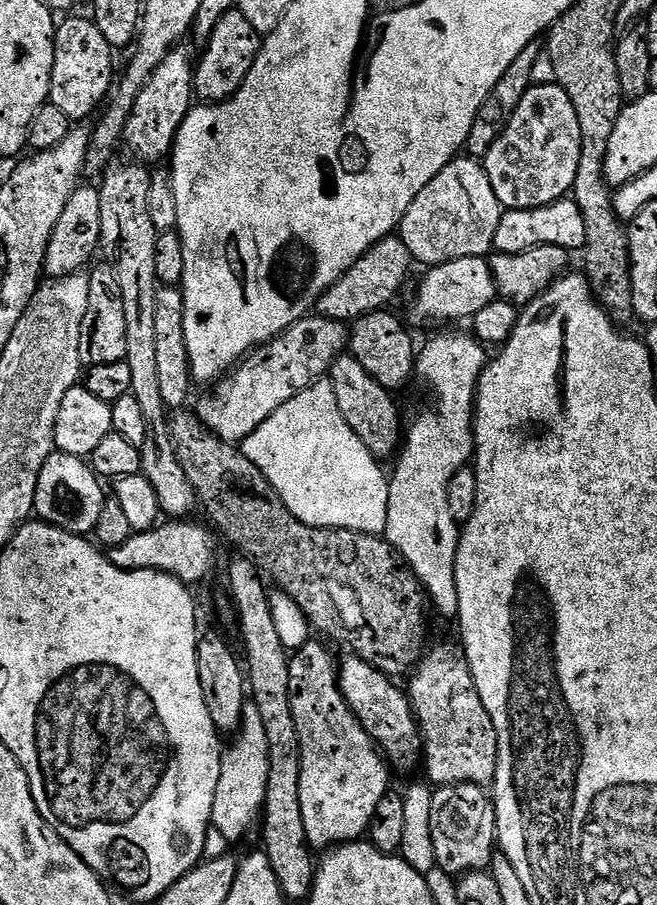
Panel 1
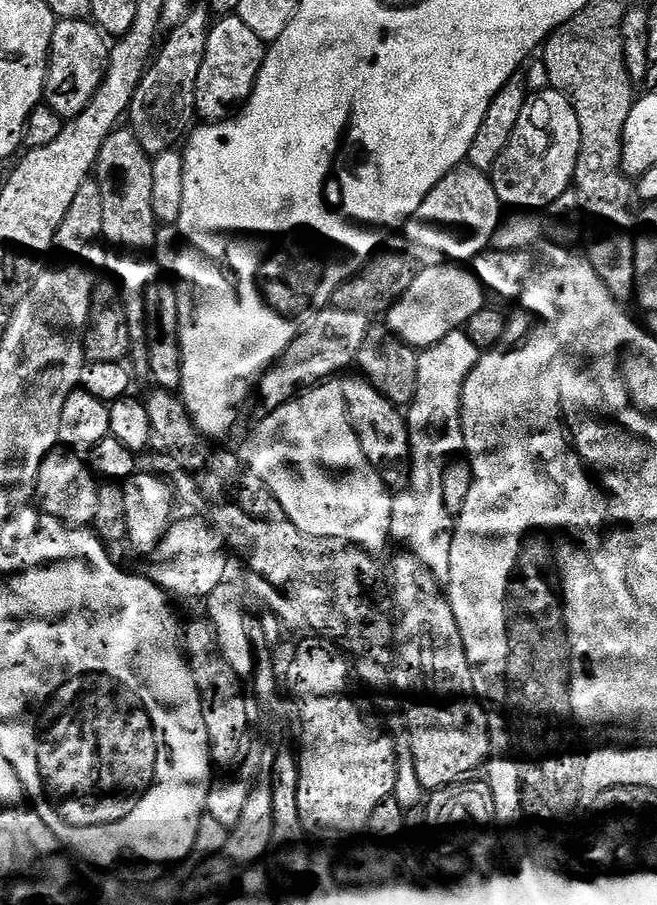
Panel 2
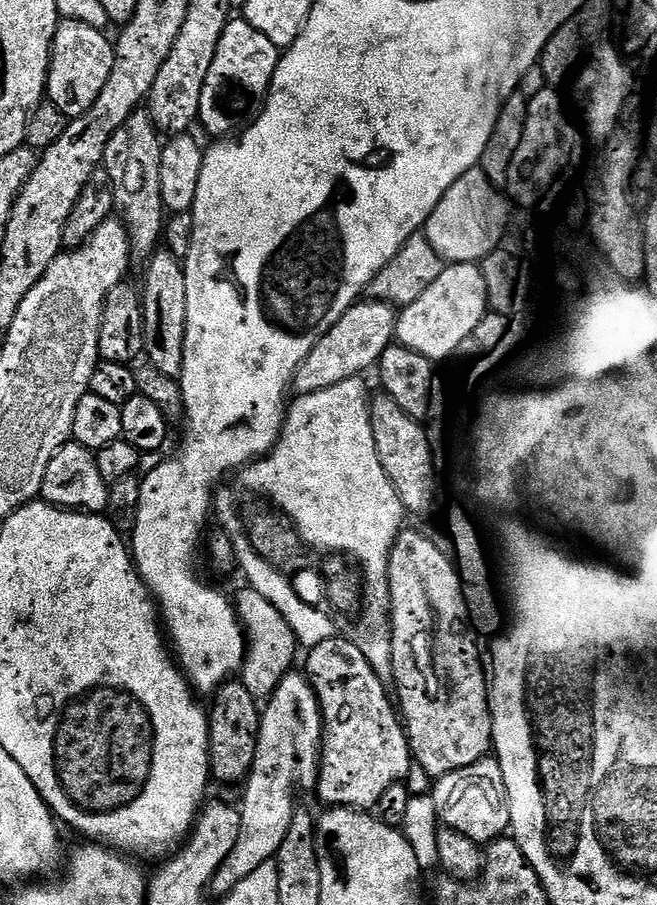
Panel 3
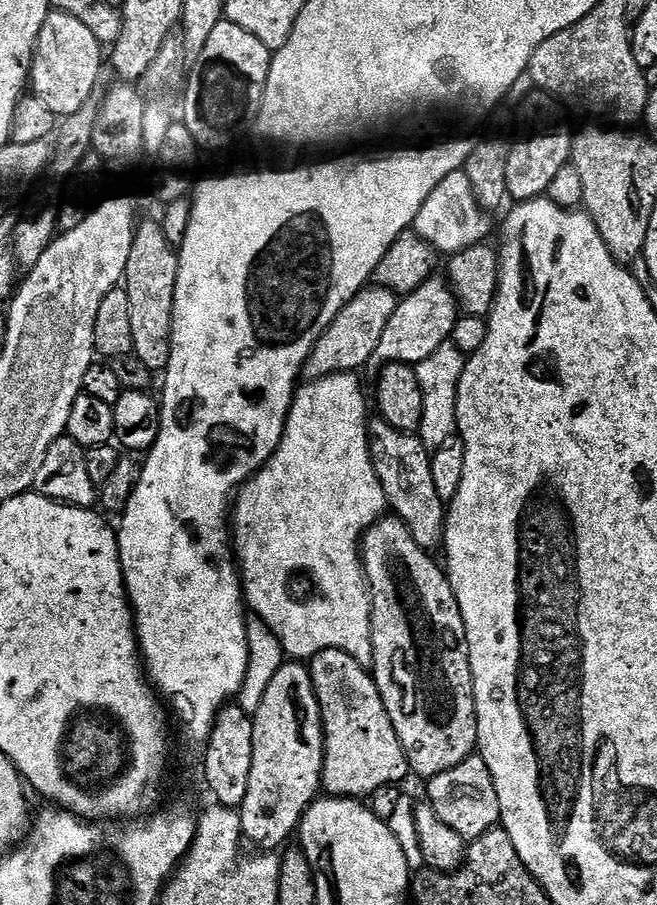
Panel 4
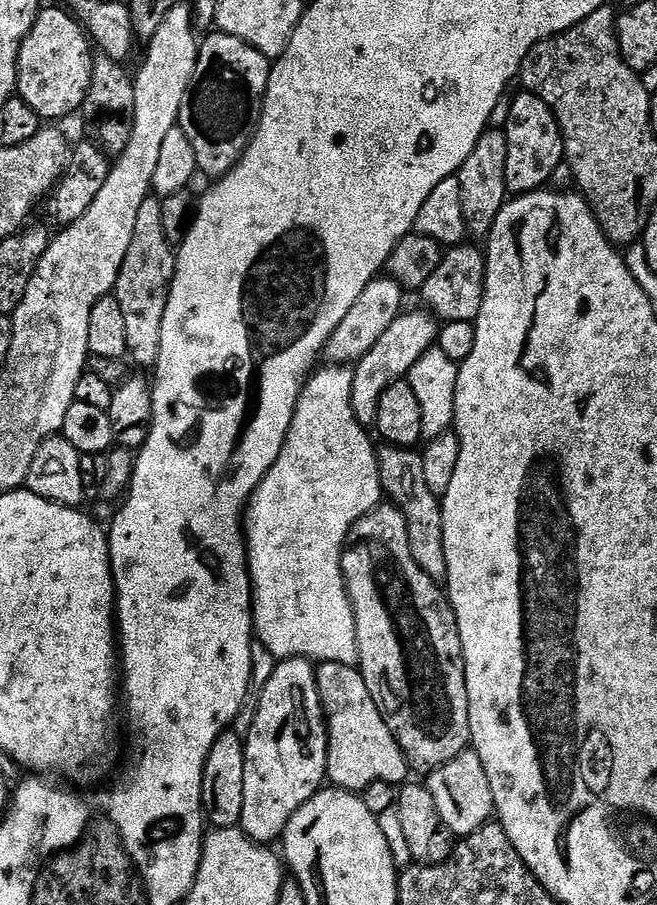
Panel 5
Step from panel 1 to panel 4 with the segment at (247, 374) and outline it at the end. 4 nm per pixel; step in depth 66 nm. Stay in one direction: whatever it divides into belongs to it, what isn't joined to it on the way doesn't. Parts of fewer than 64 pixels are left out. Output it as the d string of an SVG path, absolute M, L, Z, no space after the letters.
M375 286L361 288L360 293L336 315L322 338L318 338L318 342L312 347L312 352L304 364L303 379L321 380L333 376L336 372L356 372L364 363L367 365L374 350L378 350L378 342L394 314L397 303L395 292Z

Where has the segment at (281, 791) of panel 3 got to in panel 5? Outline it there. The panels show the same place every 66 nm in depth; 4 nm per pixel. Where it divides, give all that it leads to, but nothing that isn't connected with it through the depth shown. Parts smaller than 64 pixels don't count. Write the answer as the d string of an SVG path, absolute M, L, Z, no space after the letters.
M293 656L291 660L279 661L276 669L266 682L264 688L259 689L260 705L256 708L256 717L252 720L252 733L246 736L245 743L245 806L242 807L242 814L239 821L239 827L243 828L244 833L251 837L252 840L261 842L279 841L283 837L286 826L294 814L310 798L314 798L317 792L325 787L326 777L328 774L328 721L324 714L324 703L320 700L320 686L316 681L317 665L313 661L303 656Z

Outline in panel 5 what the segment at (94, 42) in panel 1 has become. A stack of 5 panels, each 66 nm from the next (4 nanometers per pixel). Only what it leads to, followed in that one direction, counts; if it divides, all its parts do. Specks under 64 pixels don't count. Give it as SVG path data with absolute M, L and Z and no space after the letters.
M45 7L20 47L20 66L16 74L19 99L30 102L48 122L60 122L71 112L79 113L88 97L93 59L90 37L75 15L68 10Z

